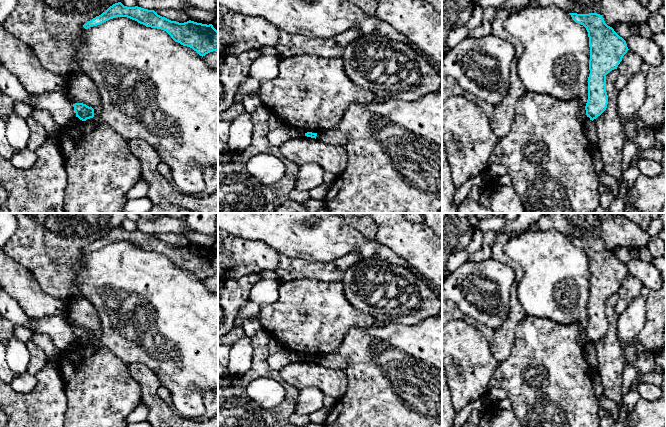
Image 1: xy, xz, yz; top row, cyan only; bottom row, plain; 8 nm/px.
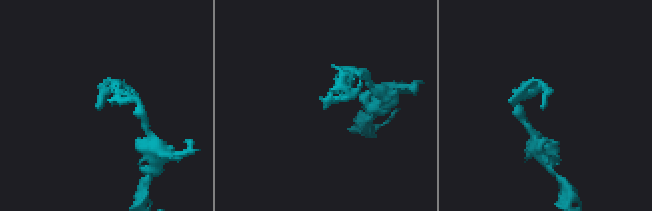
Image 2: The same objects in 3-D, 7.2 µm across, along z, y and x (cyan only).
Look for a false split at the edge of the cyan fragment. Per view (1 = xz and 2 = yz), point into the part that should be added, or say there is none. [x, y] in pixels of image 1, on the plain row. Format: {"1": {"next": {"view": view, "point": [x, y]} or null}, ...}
{"1": {"next": null}, "2": {"next": null}}

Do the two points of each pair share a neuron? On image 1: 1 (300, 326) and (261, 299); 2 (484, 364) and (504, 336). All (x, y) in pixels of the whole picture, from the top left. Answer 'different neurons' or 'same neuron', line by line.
1: different neurons
2: different neurons

